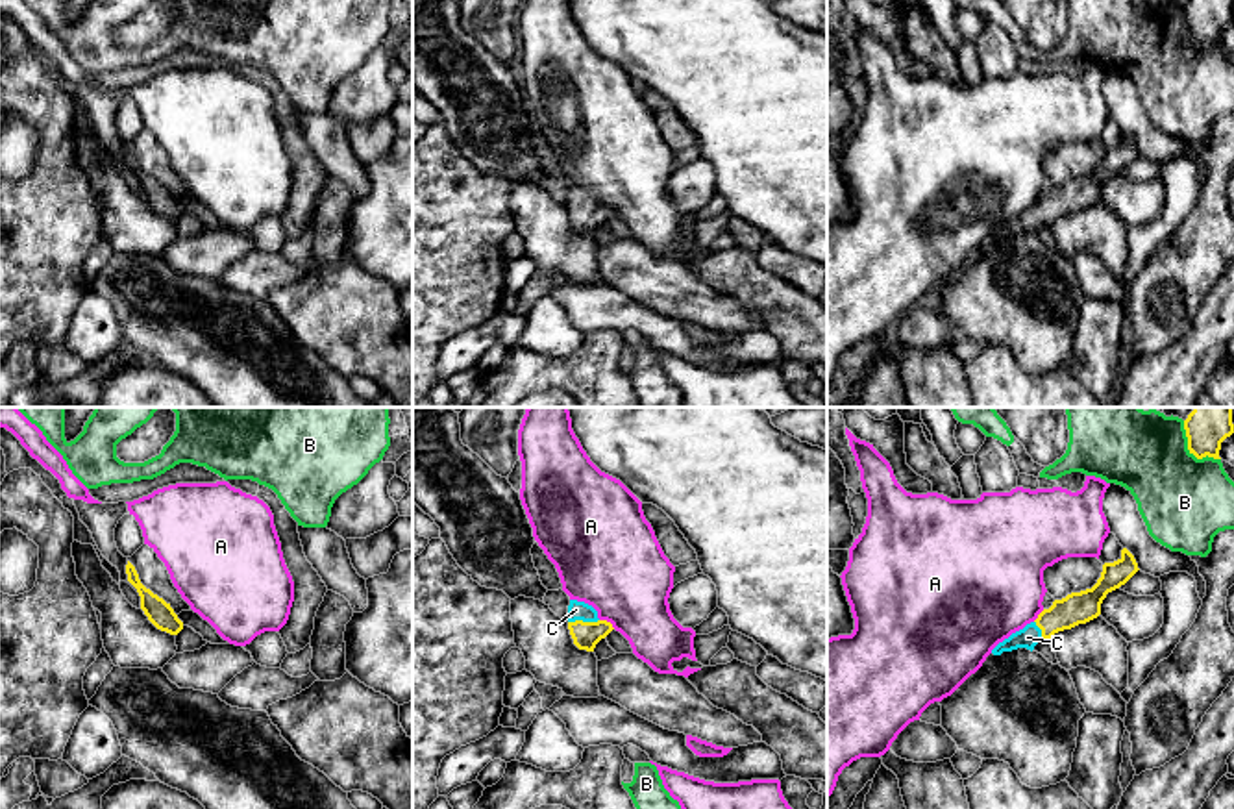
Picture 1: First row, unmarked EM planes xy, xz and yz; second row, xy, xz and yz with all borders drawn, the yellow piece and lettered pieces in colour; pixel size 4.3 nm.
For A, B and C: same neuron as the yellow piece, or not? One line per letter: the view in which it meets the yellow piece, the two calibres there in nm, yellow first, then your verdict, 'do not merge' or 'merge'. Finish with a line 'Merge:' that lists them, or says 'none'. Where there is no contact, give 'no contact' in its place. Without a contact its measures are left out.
A: contact in xz; calibres 120 and 420 nm; do not merge
B: contact in yz; calibres 190 and 400 nm; do not merge
C: contact in xz; calibres 120 and 80 nm; merge
Merge: C

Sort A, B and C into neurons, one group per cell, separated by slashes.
A / B / C

